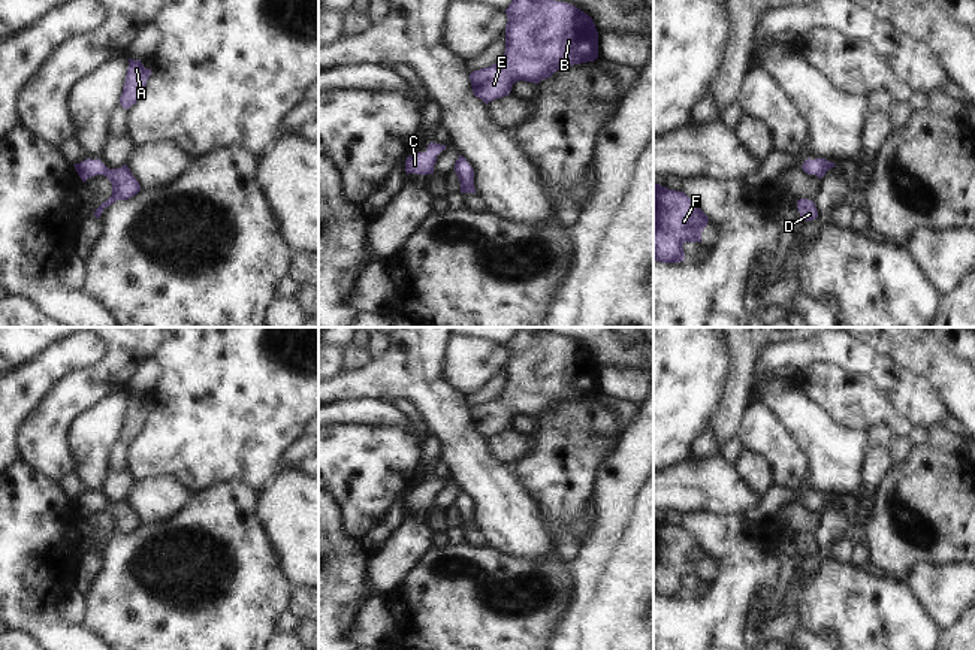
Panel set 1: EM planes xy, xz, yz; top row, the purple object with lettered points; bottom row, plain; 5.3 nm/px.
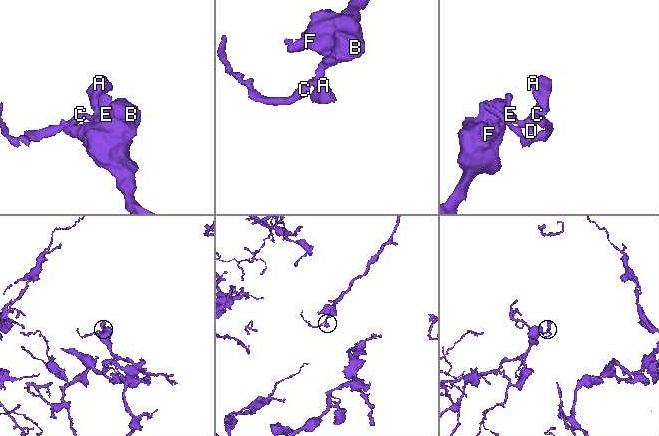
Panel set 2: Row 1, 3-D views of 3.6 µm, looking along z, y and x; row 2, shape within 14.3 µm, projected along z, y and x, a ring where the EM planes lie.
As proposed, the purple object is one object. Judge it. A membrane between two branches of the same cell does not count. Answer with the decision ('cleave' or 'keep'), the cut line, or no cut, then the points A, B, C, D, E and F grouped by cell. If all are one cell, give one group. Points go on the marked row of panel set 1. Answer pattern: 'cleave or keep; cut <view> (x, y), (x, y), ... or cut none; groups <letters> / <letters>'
keep; cut none; groups A B C D E F

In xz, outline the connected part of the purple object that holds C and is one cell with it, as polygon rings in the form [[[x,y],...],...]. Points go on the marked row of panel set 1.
[[[431,142],[425,152],[416,152],[405,160],[405,172],[417,173],[417,175],[429,175],[434,173],[434,164],[437,161],[437,155],[446,149],[447,145],[440,145]]]

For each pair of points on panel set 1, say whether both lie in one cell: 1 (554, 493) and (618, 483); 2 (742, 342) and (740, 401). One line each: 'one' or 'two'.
1: two
2: one

